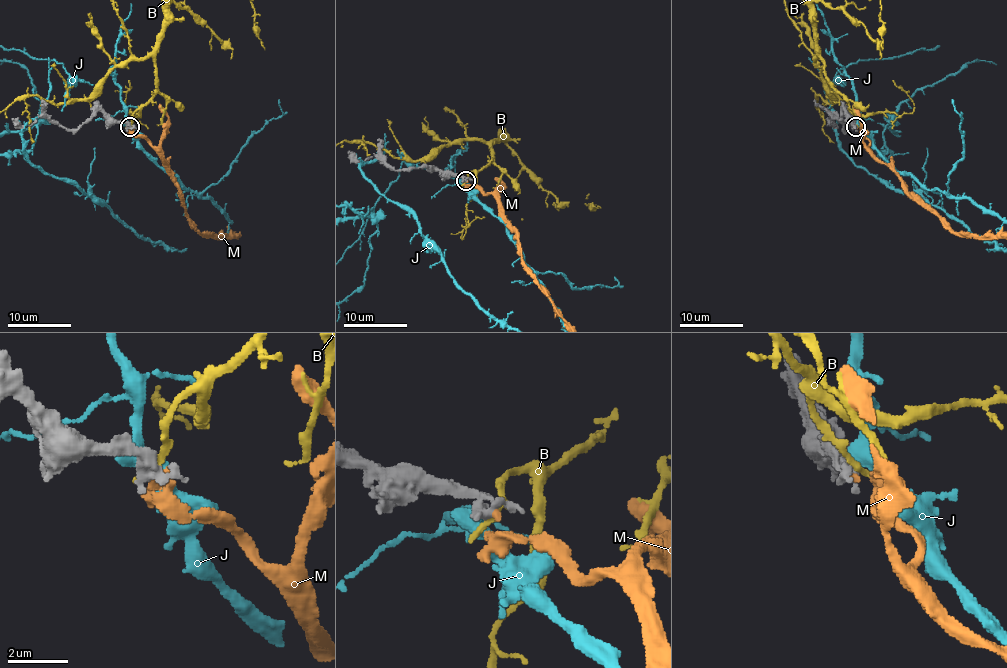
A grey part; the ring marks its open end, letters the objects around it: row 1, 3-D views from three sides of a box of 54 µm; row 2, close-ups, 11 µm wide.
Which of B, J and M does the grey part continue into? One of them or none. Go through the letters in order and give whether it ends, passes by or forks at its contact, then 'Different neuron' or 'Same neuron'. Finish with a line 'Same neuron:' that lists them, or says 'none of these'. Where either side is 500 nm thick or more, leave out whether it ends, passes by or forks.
B: It ends there. Different neuron
J: It passes by. Different neuron
M: Same neuron
Same neuron: M

